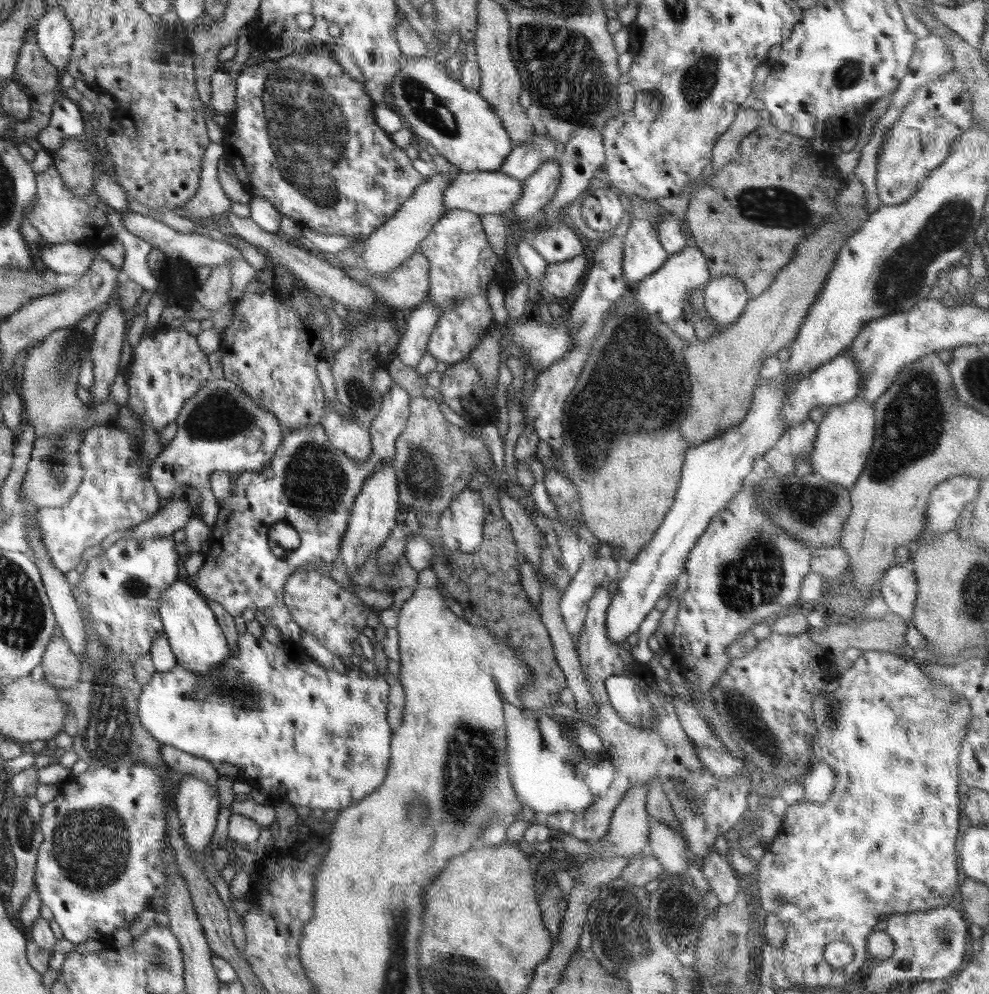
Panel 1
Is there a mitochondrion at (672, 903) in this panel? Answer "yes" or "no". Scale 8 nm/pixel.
yes

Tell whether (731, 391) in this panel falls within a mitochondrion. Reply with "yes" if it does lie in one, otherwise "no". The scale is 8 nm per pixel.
no

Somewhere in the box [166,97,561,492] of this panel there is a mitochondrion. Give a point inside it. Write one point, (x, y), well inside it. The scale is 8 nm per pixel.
(220, 415)

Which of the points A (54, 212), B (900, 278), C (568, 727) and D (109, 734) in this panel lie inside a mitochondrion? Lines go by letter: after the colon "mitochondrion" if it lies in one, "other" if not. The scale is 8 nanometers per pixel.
A: other
B: mitochondrion
C: other
D: mitochondrion

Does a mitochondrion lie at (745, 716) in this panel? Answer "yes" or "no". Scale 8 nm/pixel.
yes

